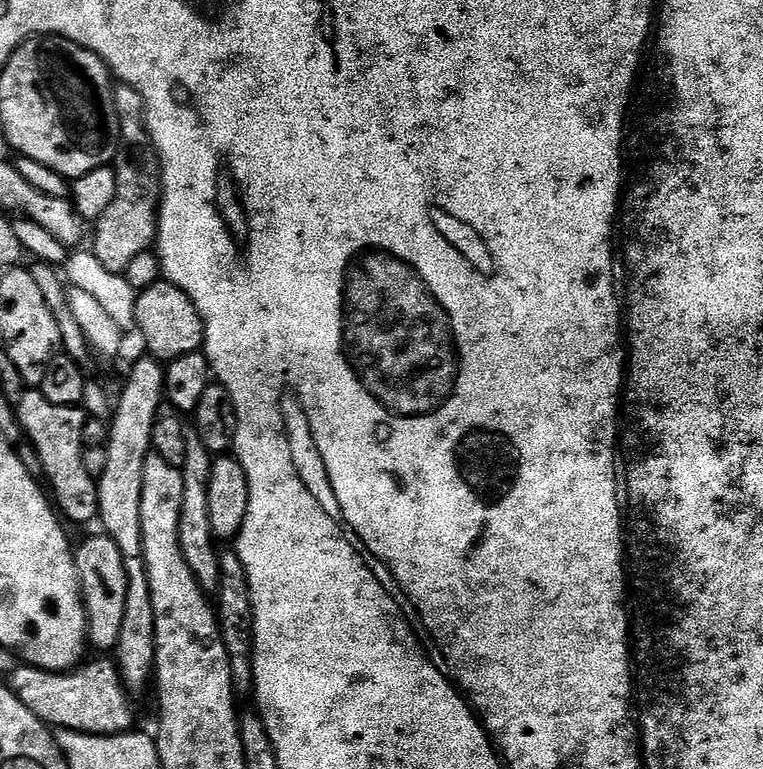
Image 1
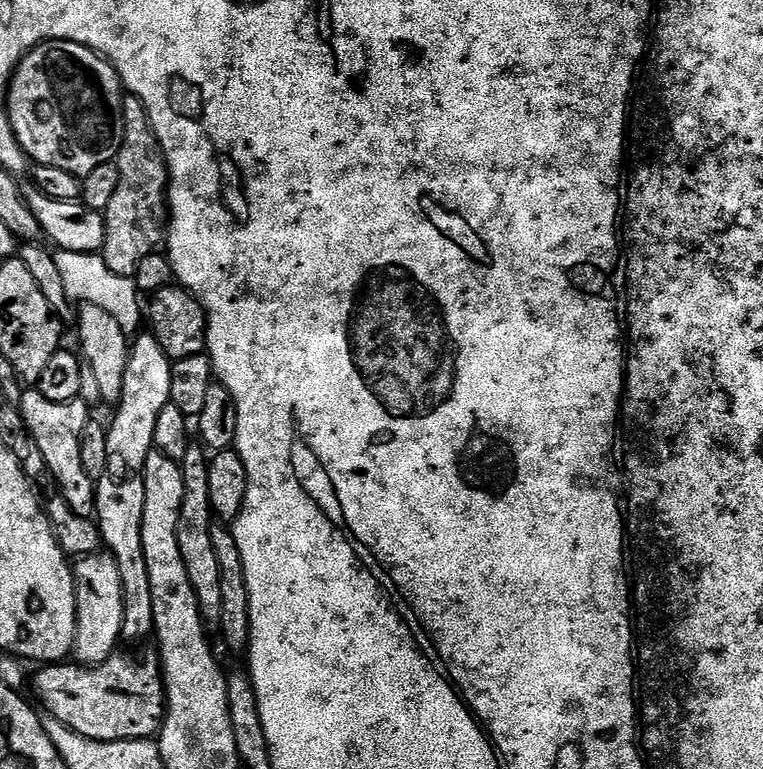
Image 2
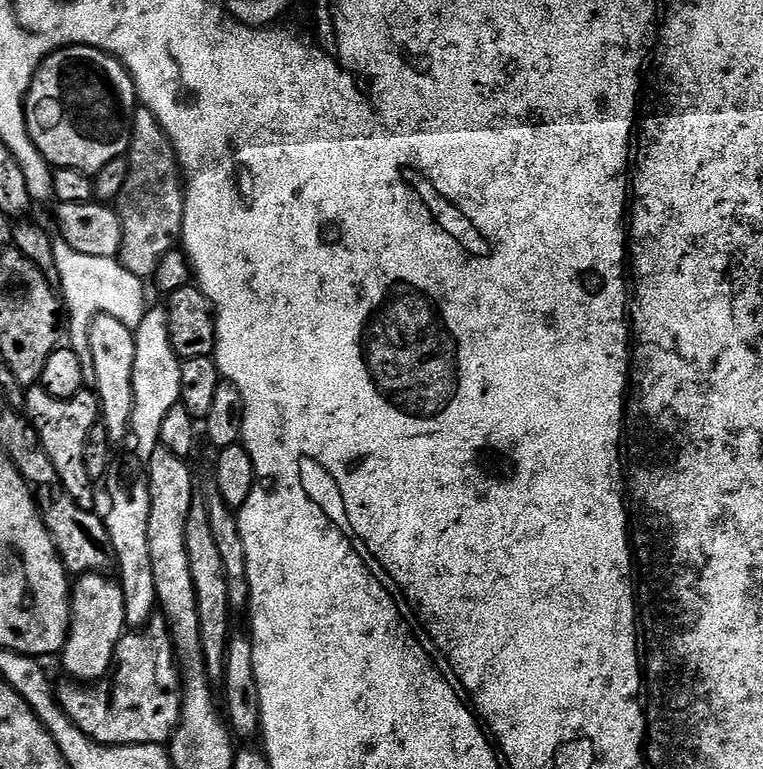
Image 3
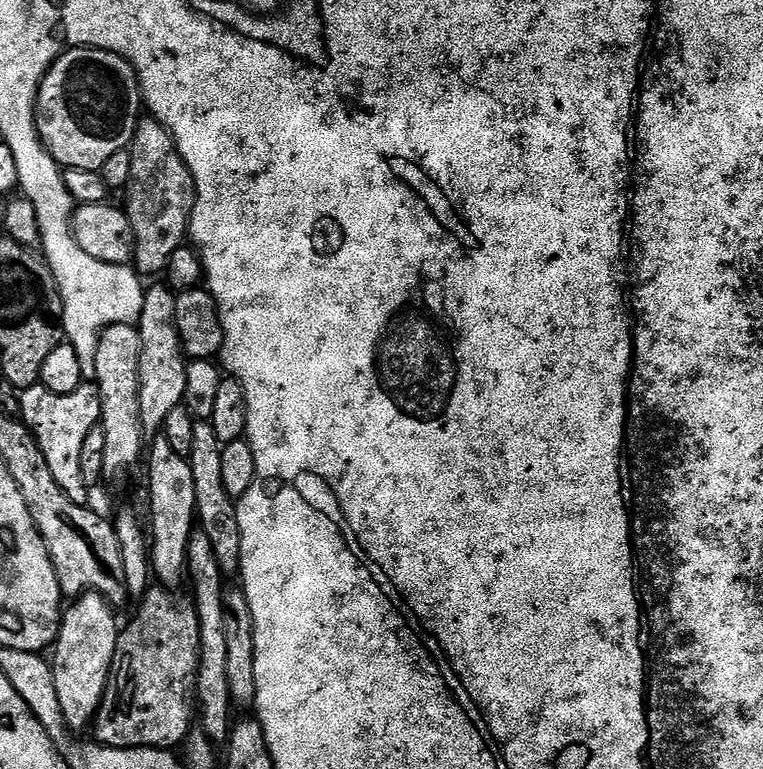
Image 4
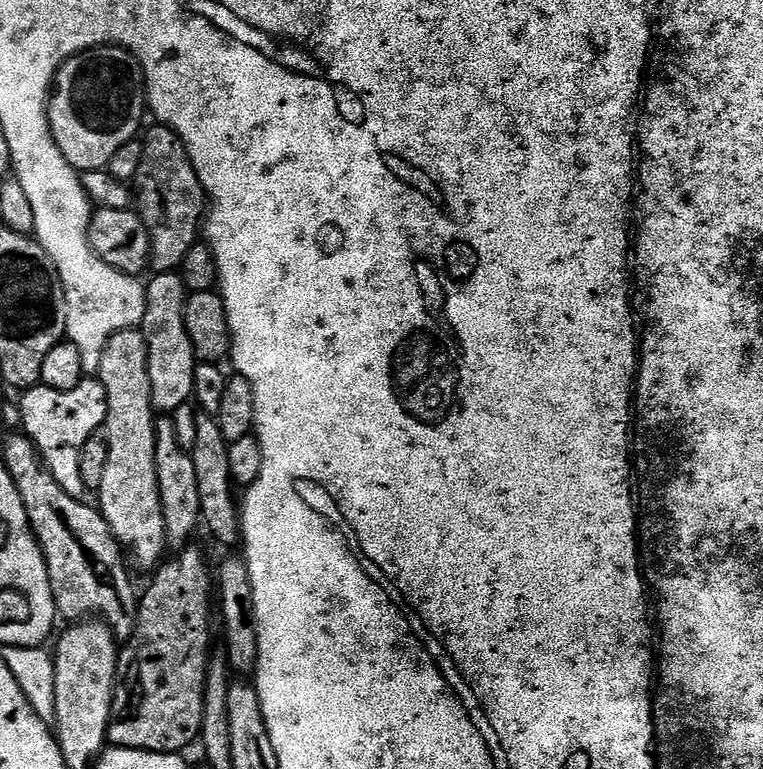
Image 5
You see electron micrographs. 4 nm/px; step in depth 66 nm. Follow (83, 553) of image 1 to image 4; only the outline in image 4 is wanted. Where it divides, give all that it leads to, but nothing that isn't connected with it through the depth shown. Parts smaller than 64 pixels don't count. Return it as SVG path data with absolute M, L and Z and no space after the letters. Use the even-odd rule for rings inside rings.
M85 592L69 604L72 605L63 609L60 632L50 649L50 663L64 720L73 733L79 734L87 724L89 727L95 721L104 697L114 662L118 623L112 613L115 612L113 605L96 592Z

